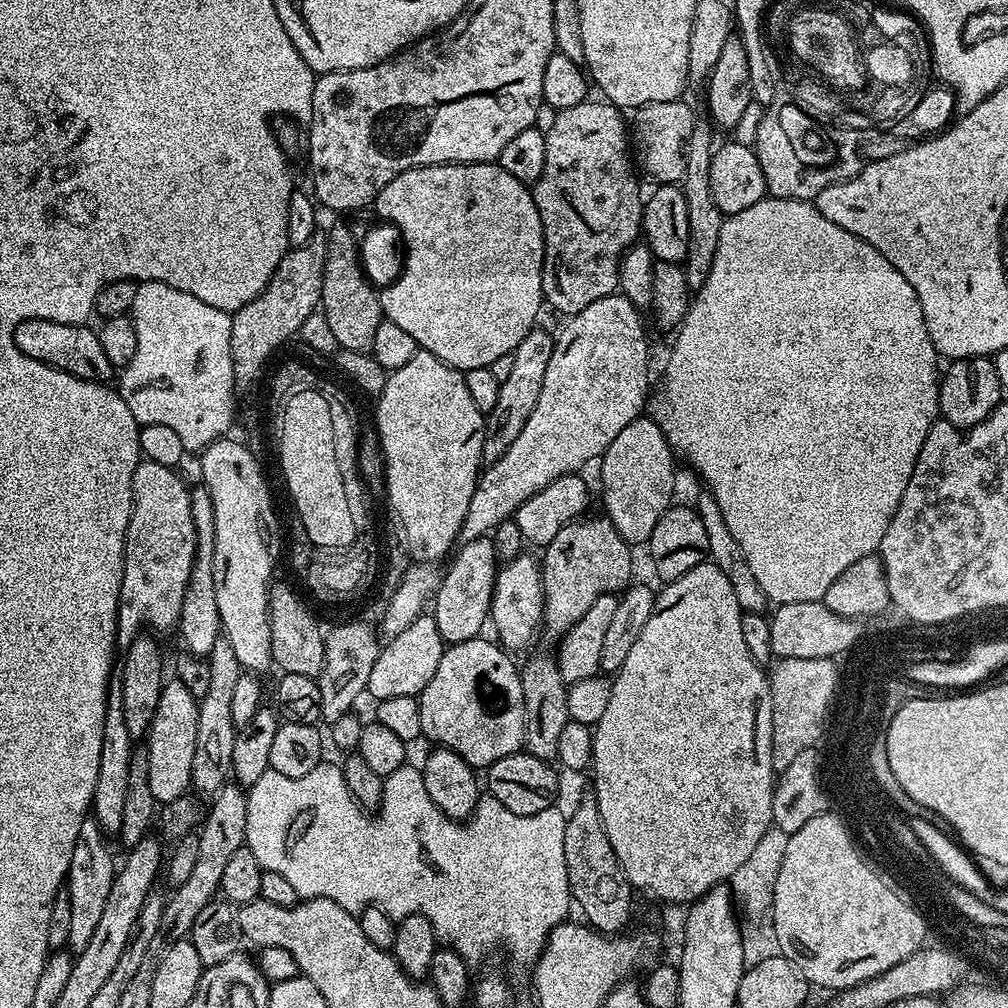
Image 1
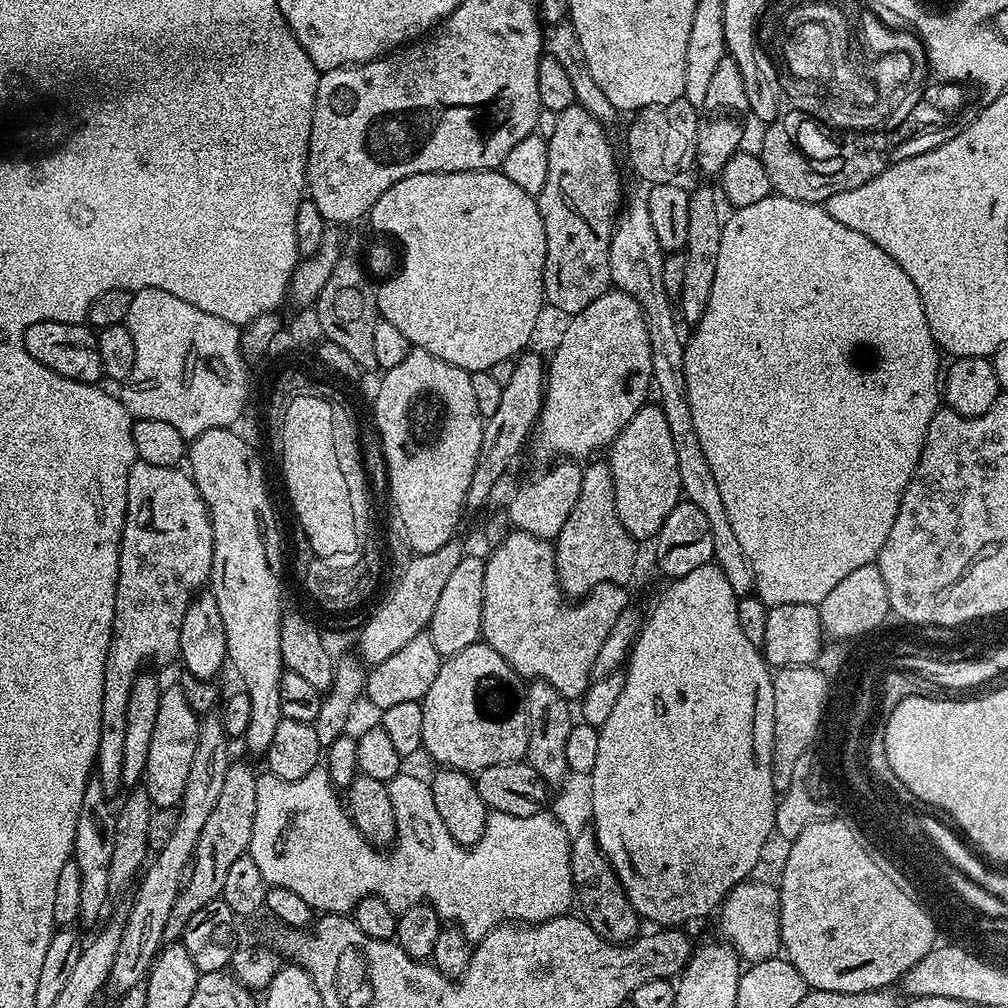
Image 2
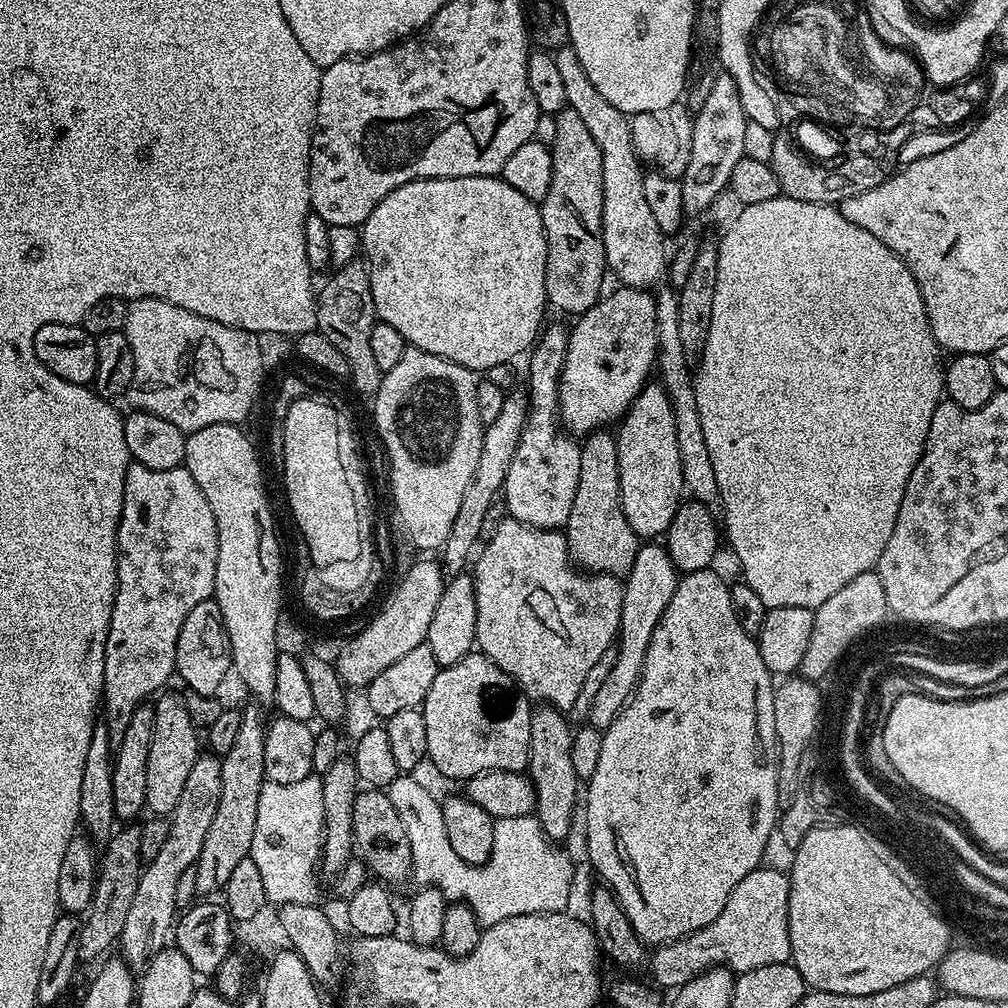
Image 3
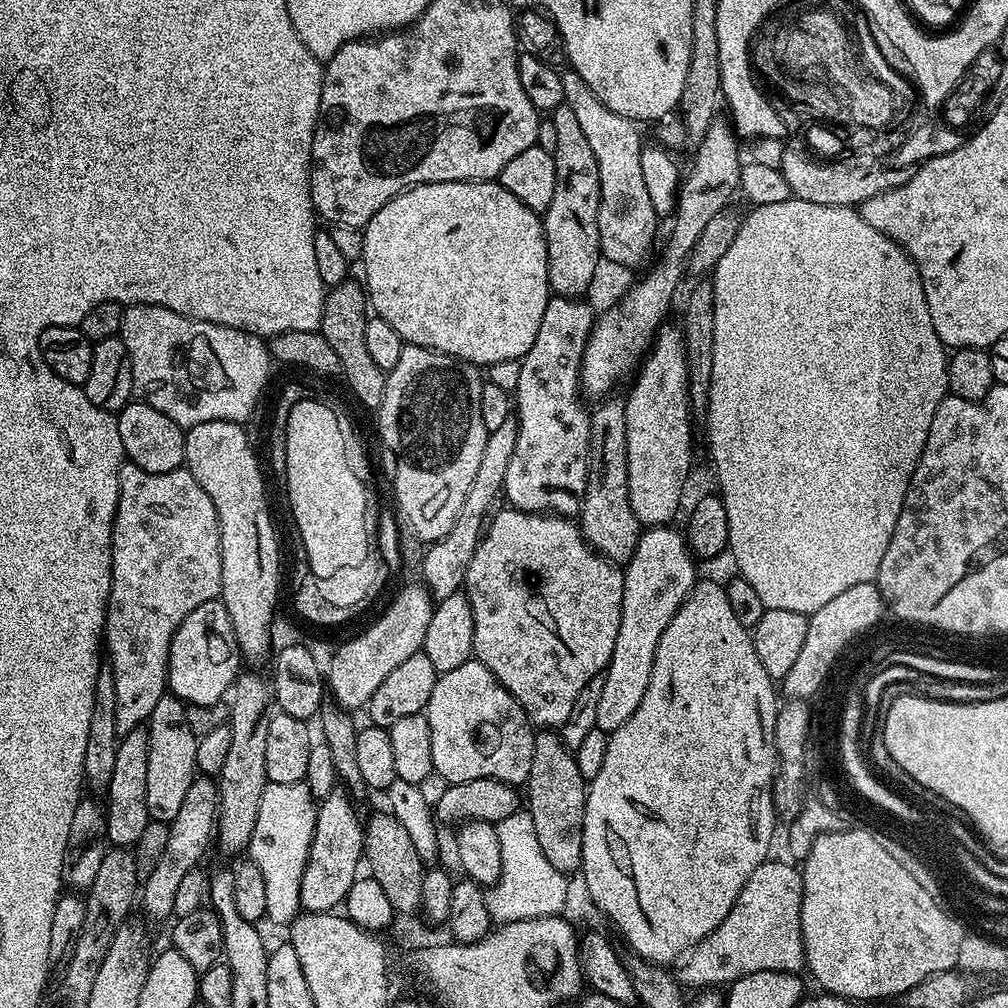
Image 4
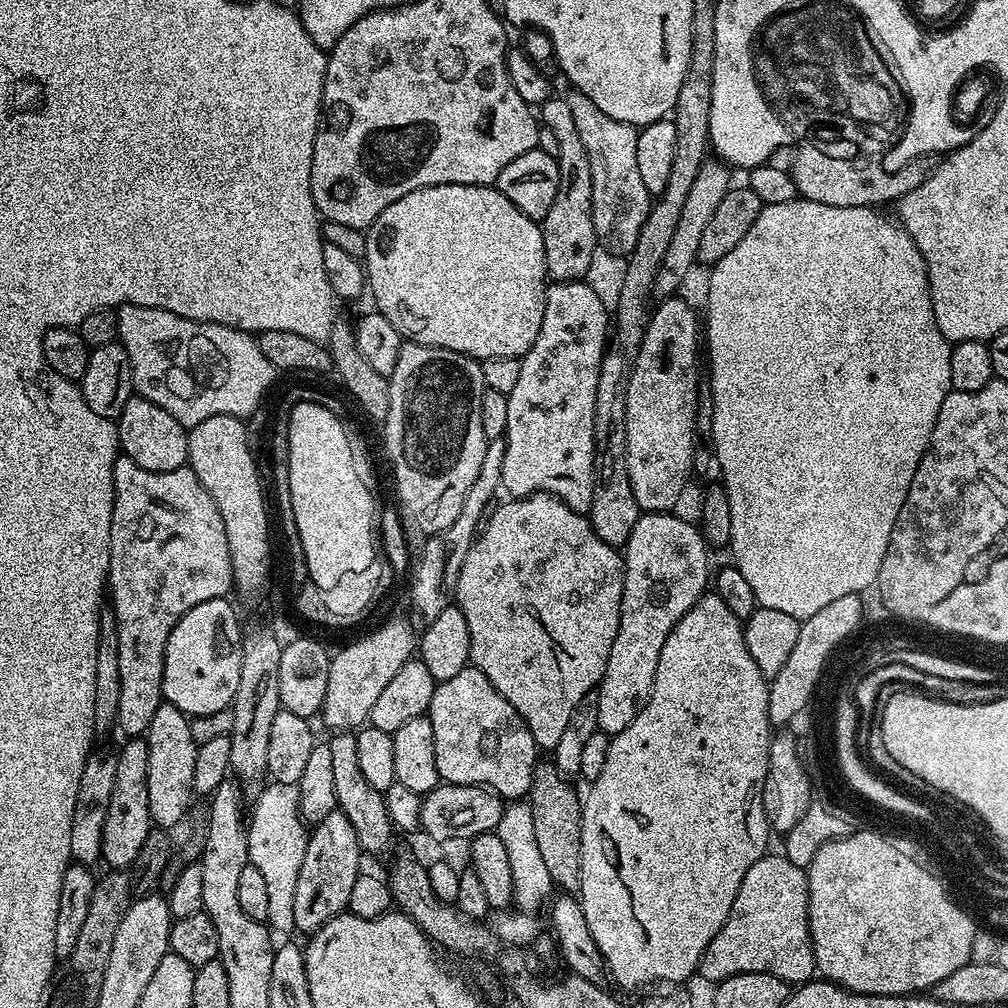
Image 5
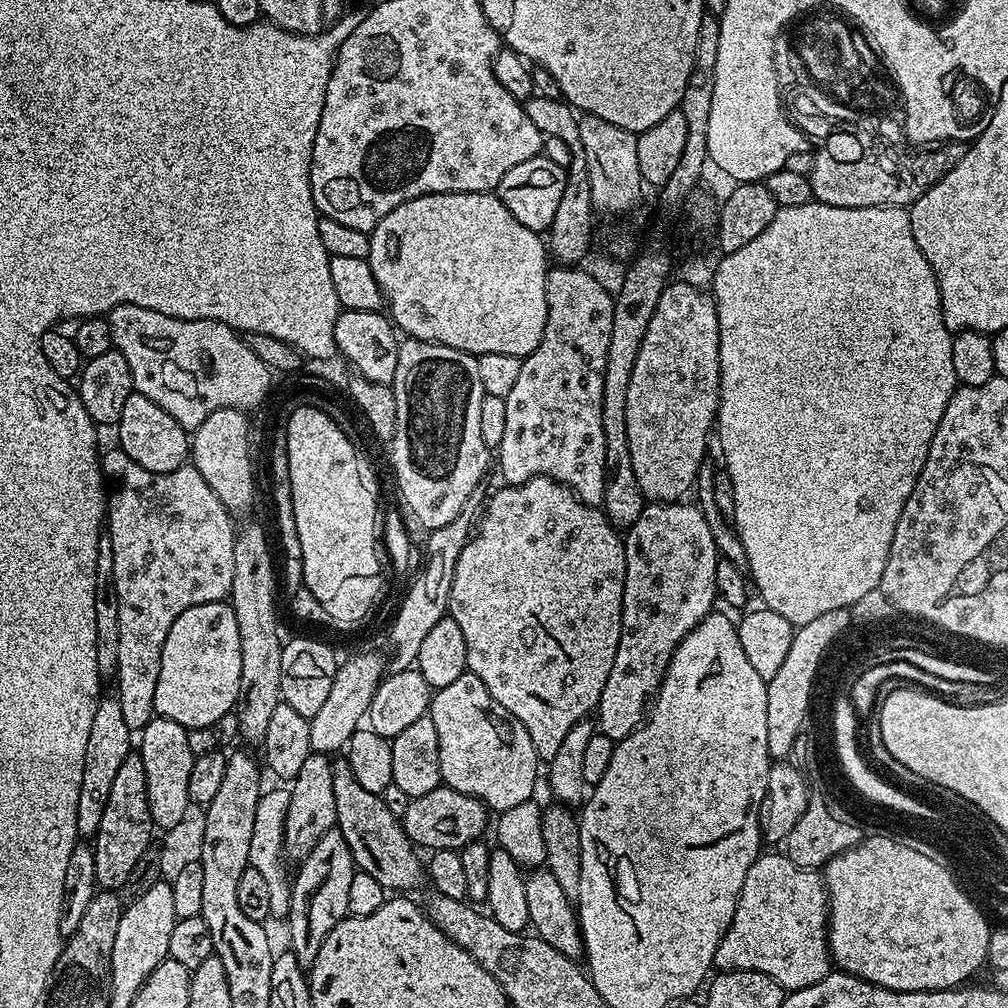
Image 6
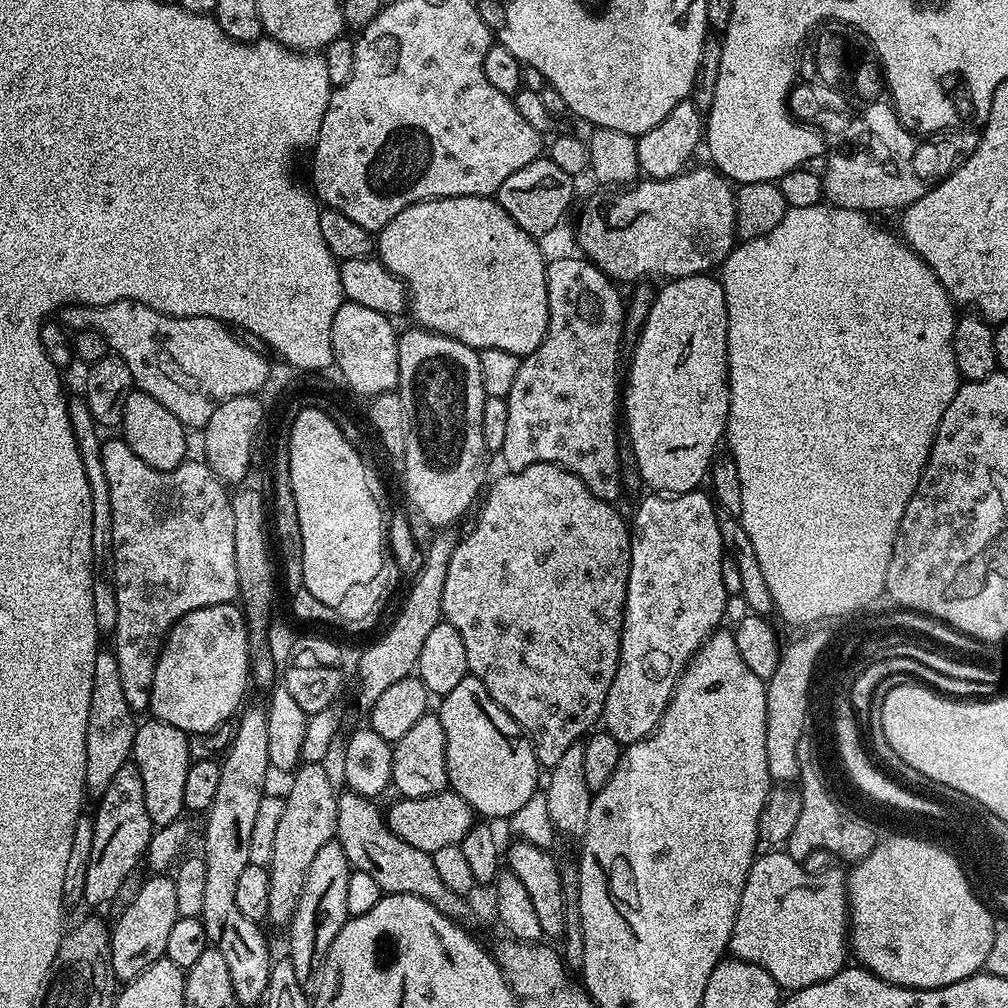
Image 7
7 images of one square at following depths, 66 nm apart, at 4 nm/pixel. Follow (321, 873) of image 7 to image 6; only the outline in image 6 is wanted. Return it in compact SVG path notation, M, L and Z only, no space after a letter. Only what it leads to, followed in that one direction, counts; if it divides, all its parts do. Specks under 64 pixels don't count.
M339 830L322 834L314 845L314 850L304 860L299 861L297 872L291 881L292 897L286 923L288 936L292 939L290 951L298 958L300 967L311 969L314 958L318 958L318 950L322 950L322 942L326 942L326 934L338 926L345 916L349 915L350 882L354 878L357 866L350 854L350 846L346 846L346 838L342 838Z

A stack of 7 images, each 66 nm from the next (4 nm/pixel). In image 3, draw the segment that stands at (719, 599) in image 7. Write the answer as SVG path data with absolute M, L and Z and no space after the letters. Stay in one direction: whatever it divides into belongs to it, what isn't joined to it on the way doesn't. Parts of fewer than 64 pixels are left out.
M644 542L639 545L633 568L629 570L623 581L624 597L622 598L622 618L618 633L616 661L606 682L602 682L598 695L590 705L587 723L591 727L601 730L609 728L614 722L614 718L618 718L618 714L628 703L632 691L636 689L636 682L640 679L640 671L644 665L650 638L654 634L657 624L660 623L670 598L674 598L678 573L674 562L668 556L667 547L660 545L659 548L656 544L659 543Z

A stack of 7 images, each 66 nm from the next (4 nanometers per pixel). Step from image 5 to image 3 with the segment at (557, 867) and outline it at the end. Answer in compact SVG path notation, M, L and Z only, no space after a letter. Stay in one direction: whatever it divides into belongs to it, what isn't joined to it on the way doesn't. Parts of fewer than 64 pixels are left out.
M551 706L537 707L530 722L530 750L526 774L535 788L535 817L553 842L562 842L570 832L572 816L576 806L576 796L580 781L574 774L574 762L571 761L573 745L569 719L559 709Z

